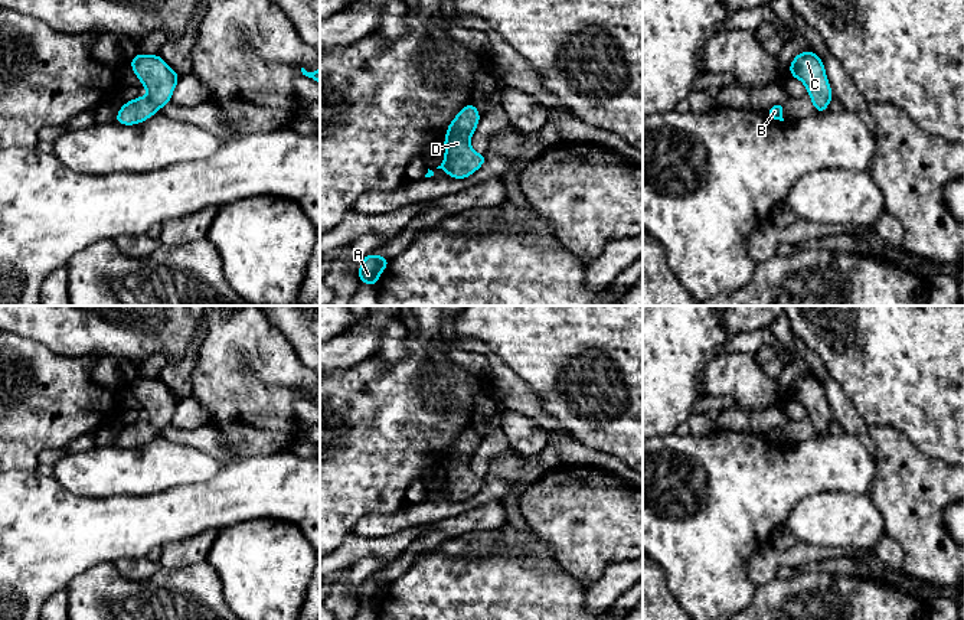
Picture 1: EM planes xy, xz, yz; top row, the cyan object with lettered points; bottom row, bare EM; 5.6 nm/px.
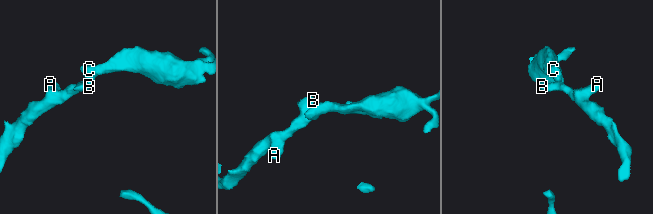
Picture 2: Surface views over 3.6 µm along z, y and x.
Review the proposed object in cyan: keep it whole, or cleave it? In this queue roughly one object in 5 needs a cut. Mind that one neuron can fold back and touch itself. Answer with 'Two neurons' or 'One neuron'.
One neuron

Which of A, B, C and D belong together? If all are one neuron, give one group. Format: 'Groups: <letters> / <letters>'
Groups: A B C D

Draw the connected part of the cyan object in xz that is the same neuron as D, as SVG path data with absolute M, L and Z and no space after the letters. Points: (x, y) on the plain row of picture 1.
M468 425L447 451L445 482L437 490L452 502L465 502L486 486L486 477L477 477L470 470L470 461L480 444L478 433Z

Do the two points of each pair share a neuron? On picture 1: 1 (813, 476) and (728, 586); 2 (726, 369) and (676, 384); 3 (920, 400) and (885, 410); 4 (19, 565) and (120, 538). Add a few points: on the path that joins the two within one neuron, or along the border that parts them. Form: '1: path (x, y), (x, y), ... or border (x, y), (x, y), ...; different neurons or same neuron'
1: path (783, 493), (728, 548), (728, 555); same neuron
2: border (718, 355), (703, 371), (699, 395); different neurons
3: path (911, 400), (894, 401); same neuron
4: path (43, 541), (46, 538), (95, 538); same neuron

